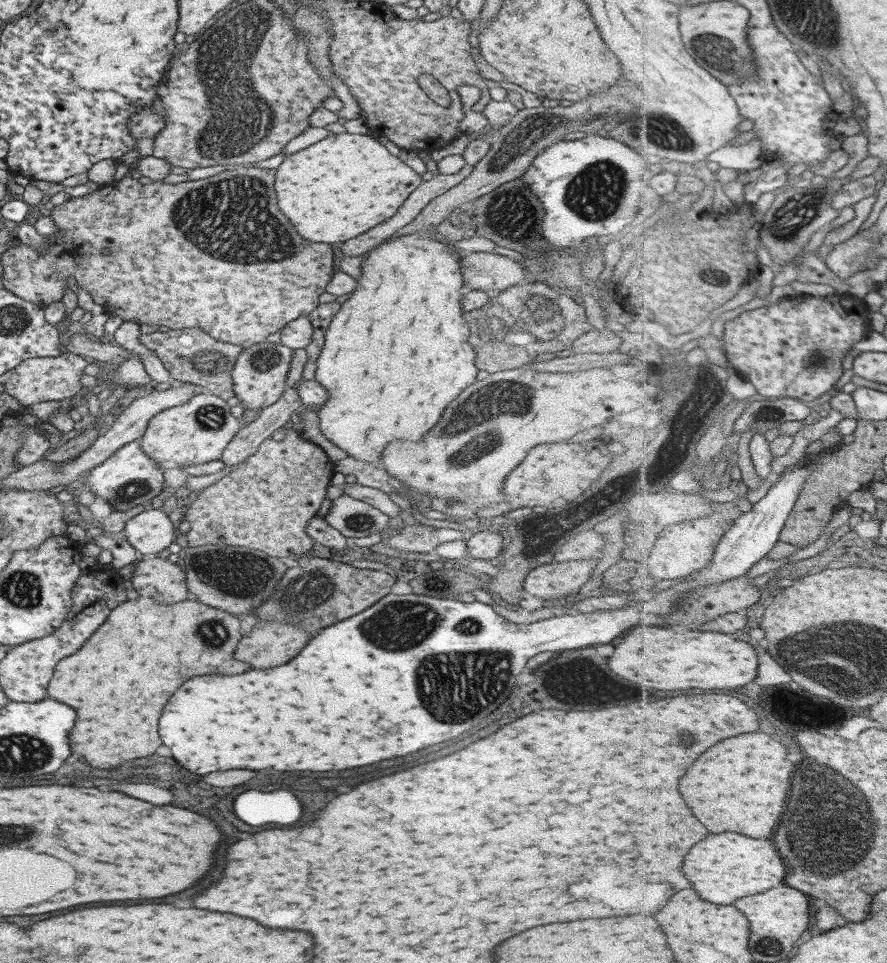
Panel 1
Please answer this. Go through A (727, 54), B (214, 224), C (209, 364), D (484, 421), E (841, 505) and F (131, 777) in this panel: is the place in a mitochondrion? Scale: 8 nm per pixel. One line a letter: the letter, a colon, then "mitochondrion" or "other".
A: mitochondrion
B: mitochondrion
C: mitochondrion
D: mitochondrion
E: other
F: other

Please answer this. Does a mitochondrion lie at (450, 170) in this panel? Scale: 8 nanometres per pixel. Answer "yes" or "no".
no

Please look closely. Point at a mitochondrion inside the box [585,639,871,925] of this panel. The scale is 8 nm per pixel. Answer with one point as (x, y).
(819, 708)

